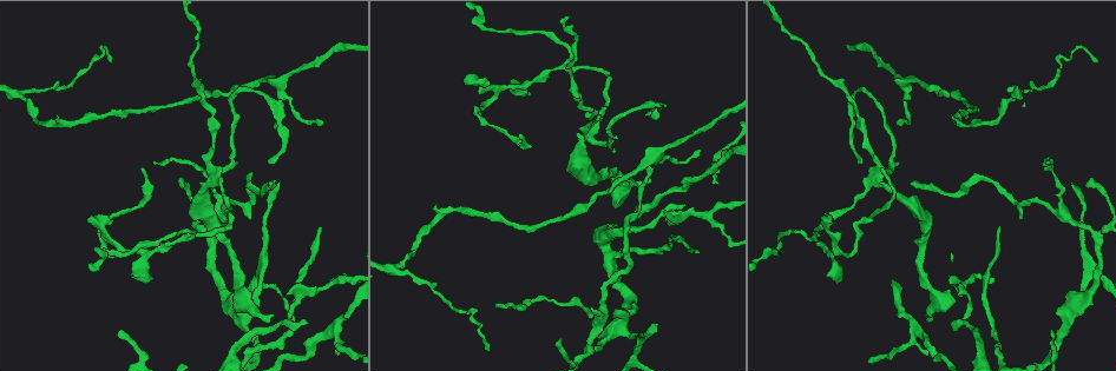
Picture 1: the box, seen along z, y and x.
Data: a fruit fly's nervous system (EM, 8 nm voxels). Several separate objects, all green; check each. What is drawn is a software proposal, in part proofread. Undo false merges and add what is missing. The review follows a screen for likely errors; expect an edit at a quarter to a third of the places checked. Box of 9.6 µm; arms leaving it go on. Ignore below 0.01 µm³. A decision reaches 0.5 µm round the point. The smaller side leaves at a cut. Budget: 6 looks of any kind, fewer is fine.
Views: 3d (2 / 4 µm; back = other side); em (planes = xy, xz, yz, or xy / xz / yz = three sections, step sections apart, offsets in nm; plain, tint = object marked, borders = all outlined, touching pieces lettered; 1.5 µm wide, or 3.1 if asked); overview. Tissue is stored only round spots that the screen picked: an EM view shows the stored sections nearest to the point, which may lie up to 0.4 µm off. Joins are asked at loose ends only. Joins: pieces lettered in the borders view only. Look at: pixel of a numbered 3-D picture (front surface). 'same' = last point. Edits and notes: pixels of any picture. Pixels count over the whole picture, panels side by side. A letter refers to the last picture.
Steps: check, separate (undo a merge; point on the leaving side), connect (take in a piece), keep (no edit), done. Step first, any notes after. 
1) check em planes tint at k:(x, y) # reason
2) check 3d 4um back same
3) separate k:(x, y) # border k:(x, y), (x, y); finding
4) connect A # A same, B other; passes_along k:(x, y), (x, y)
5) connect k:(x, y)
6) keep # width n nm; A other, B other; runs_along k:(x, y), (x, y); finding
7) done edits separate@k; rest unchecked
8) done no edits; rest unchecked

check em planes borders at 1:(482, 25) # sharp bend

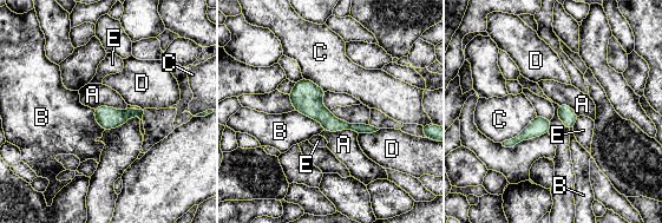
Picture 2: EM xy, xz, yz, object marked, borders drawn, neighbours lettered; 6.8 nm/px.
keep # A other, B other, C other, D other, E other; border 2:(323, 130), (353, 130), (358, 135); one neuron here

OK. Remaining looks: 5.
check 3d 4um at 1:(883, 167)

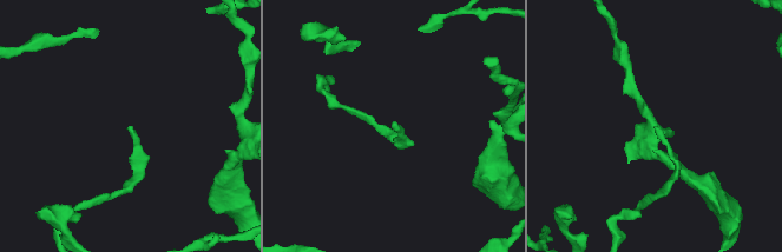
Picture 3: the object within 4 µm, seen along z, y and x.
check em planes borders at 3:(395, 125)

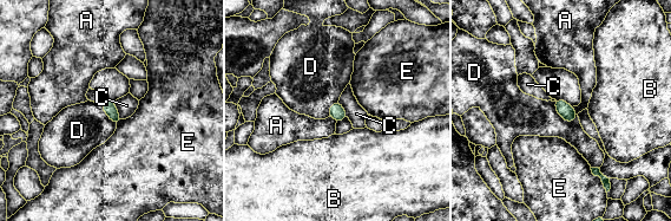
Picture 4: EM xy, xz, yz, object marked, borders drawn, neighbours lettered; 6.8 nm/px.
keep # A other, B other, C other, D other, E other; none of them fits

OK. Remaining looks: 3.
check em yz step 4 tint at 1:(306, 323) # branch stops here

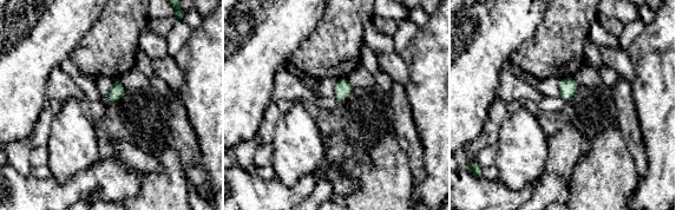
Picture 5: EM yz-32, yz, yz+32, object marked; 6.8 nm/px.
check em planes borders same

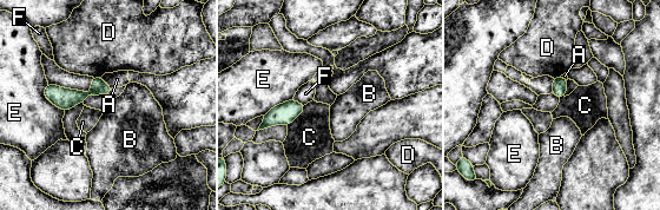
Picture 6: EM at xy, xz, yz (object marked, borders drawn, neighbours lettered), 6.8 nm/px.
keep # A other, B other, C other, D other, E other, F other; runs_along 6:(109, 90), (83, 96), (46, 93); none of them fits

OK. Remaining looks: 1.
done no edits; rest unchecked

